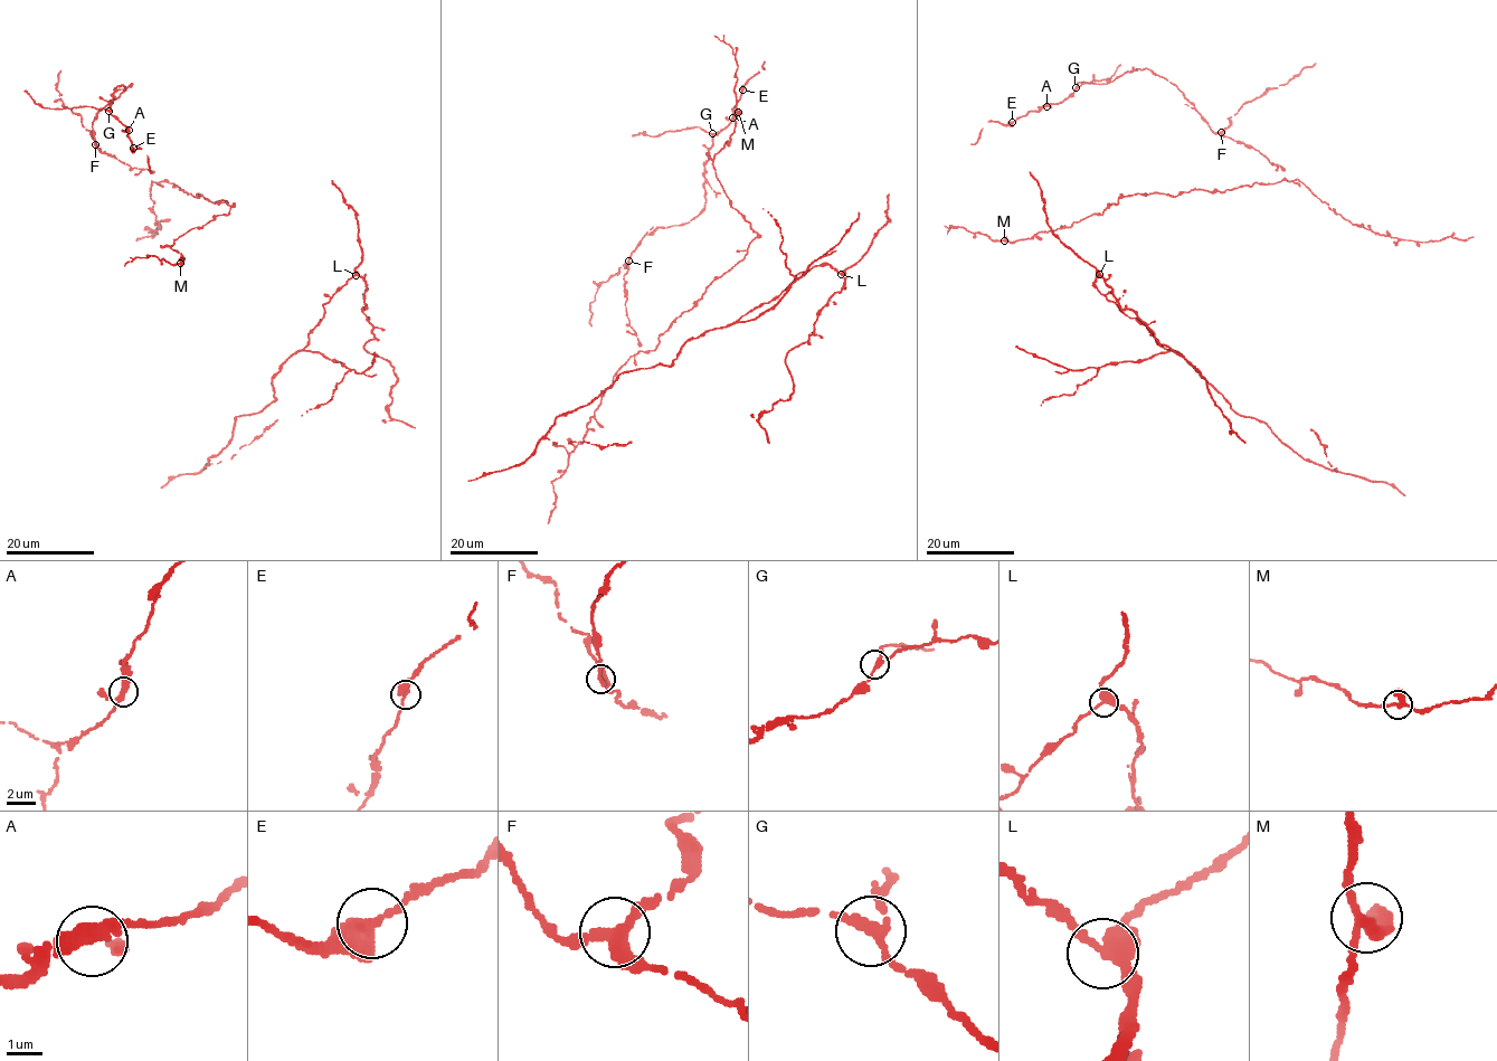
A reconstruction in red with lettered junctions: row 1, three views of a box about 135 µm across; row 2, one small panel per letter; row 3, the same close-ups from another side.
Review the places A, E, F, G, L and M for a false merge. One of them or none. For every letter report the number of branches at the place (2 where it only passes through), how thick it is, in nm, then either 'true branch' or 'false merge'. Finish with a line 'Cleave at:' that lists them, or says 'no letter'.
A: 3 | 320 nm | true branch
E: 2 | 360 nm | true branch
F: 3 | 300 nm | true branch
G: 2 | 300 nm | true branch
L: 3 | 340 nm | false merge
M: 3 | 280 nm | true branch
Cleave at: L

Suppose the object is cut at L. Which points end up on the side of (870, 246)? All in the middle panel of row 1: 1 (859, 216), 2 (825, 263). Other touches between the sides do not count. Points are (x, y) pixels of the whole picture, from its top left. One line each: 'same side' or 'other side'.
1: other side
2: other side

